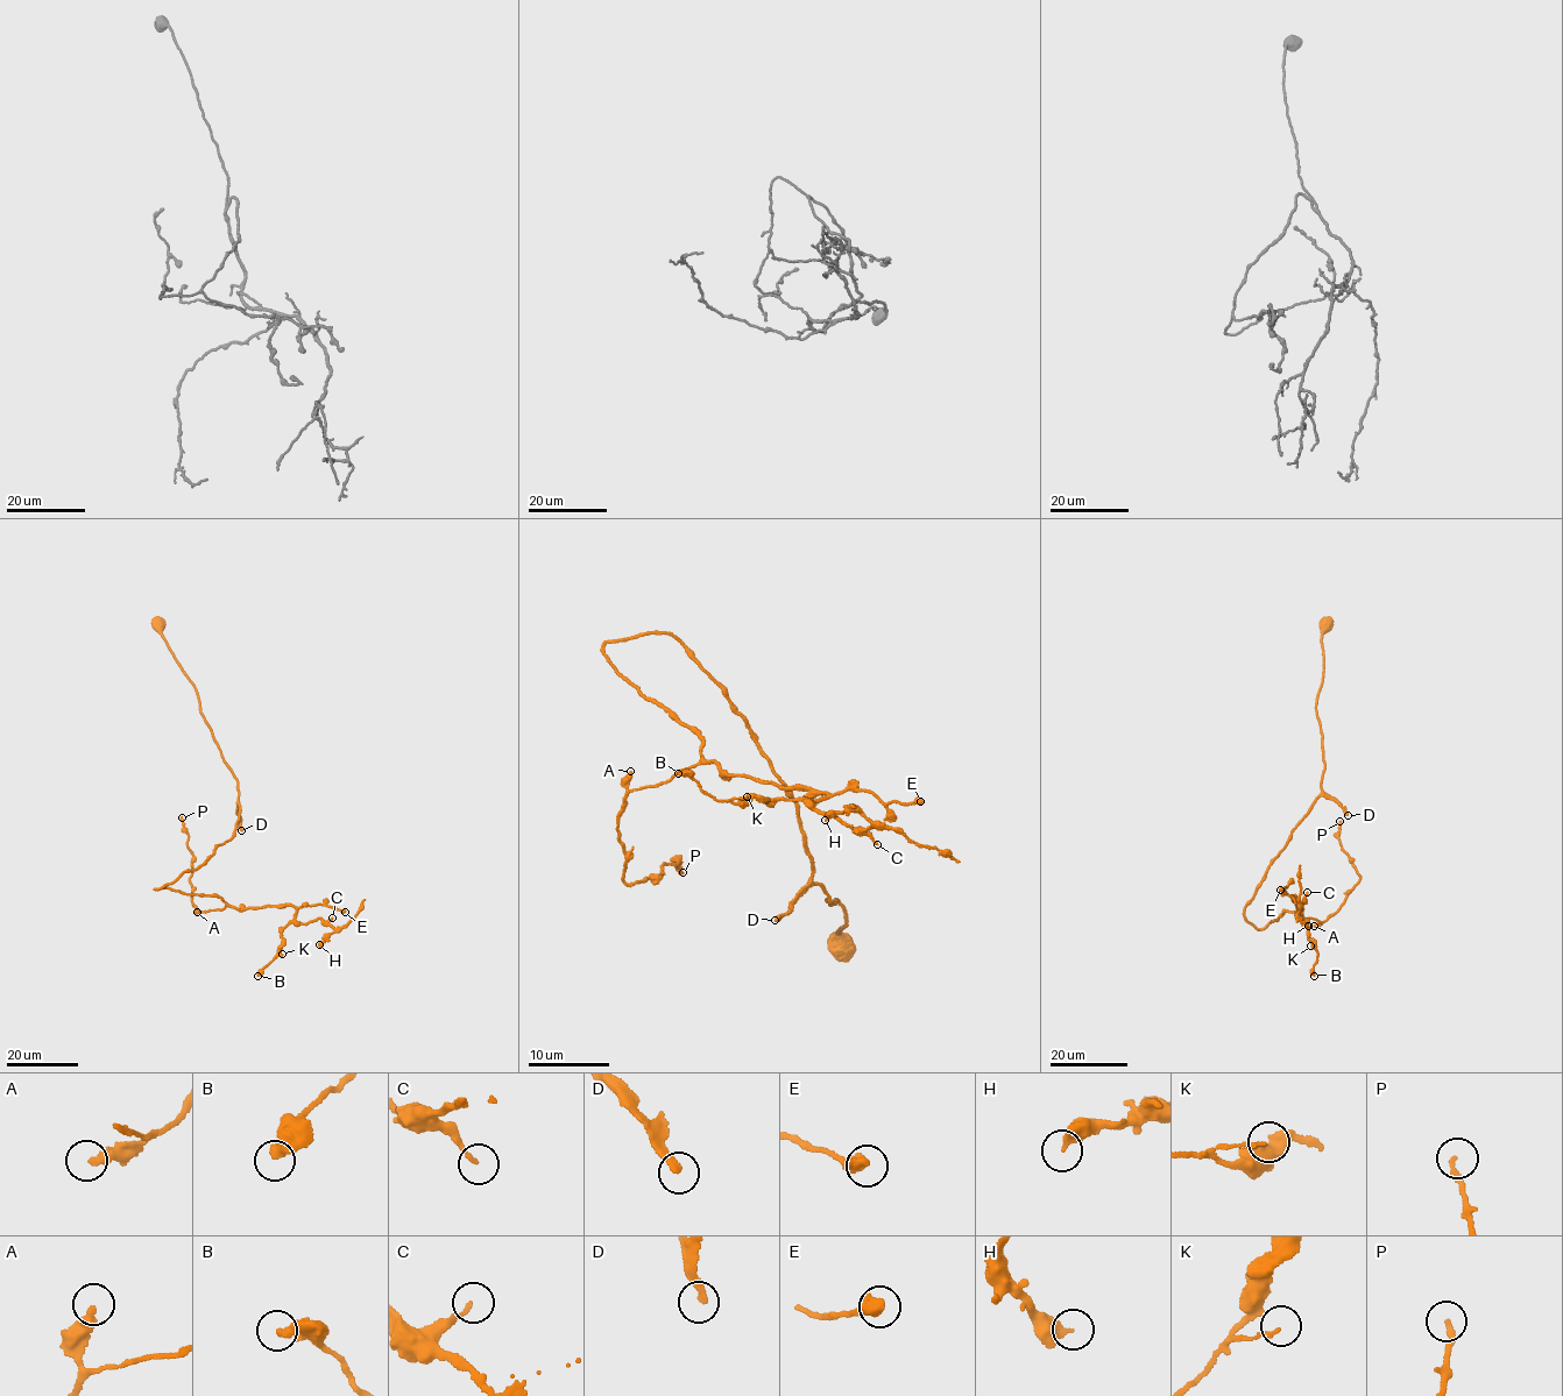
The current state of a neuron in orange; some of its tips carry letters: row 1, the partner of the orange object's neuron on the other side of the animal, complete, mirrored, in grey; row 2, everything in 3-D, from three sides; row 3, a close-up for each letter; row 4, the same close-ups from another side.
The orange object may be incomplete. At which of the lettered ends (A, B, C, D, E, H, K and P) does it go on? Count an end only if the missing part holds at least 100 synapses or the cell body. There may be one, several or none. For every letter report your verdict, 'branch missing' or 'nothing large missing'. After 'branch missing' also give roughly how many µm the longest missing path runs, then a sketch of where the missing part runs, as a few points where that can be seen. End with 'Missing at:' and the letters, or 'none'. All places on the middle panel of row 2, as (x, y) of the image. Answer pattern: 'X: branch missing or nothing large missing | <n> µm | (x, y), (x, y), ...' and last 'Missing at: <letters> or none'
A: nothing large missing
B: nothing large missing
C: nothing large missing
D: branch missing | 110 µm | (775, 920), (770, 939), (748, 939), (800, 900), (775, 901), (637, 791), (653, 756), (738, 734), (754, 698)
E: nothing large missing
H: nothing large missing
K: nothing large missing
P: nothing large missing
Missing at: D

